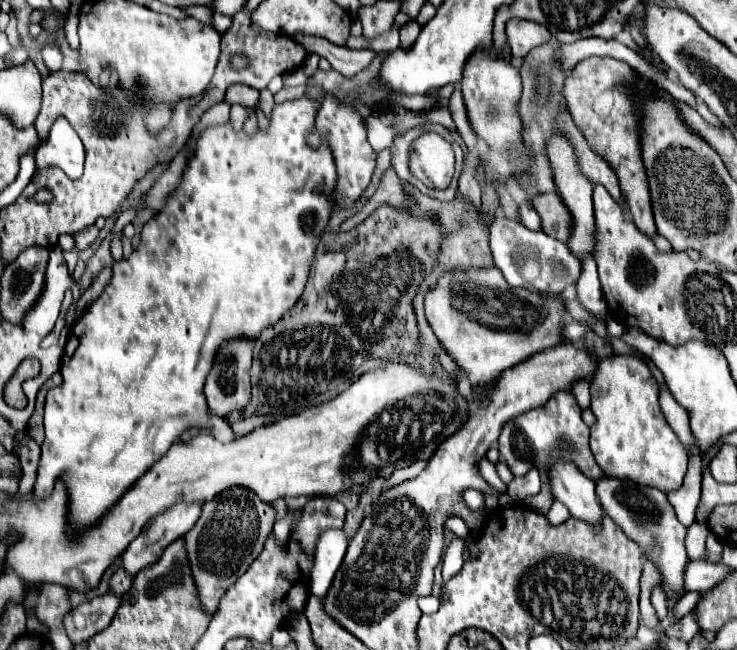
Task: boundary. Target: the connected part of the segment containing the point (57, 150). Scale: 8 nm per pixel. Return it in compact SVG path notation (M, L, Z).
M64 116L56 118L48 132L48 138L36 148L34 176L46 170L48 166L58 166L74 180L82 176L84 146Z

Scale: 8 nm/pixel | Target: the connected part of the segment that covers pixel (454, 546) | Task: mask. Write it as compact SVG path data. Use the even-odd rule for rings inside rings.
M456 536L446 550L443 557L442 579L446 583L452 576L457 574L462 566L462 552L464 547L464 538Z

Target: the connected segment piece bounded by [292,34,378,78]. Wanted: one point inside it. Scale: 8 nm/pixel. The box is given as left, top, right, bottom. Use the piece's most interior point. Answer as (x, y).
(347, 61)

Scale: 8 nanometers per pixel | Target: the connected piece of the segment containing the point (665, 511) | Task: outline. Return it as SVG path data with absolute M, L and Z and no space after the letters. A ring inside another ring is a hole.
M600 478L596 482L596 494L600 498L600 504L604 512L614 520L620 530L628 538L632 538L646 558L652 558L656 562L656 568L662 574L662 588L668 596L668 620L670 624L678 624L680 620L674 614L674 606L684 596L684 566L688 566L690 558L688 552L684 552L684 538L686 538L686 526L678 522L672 506L668 506L668 496L662 490L640 486L632 480L620 480L620 478Z

